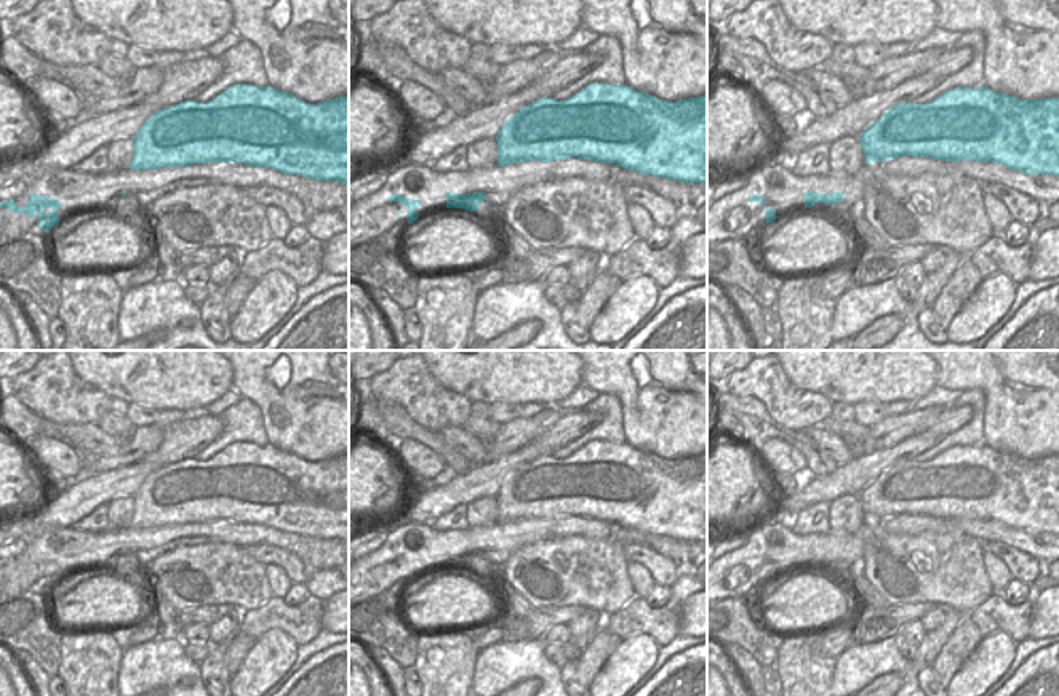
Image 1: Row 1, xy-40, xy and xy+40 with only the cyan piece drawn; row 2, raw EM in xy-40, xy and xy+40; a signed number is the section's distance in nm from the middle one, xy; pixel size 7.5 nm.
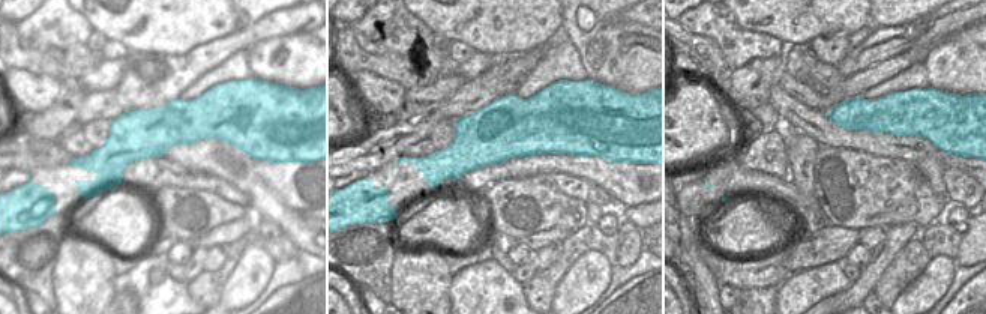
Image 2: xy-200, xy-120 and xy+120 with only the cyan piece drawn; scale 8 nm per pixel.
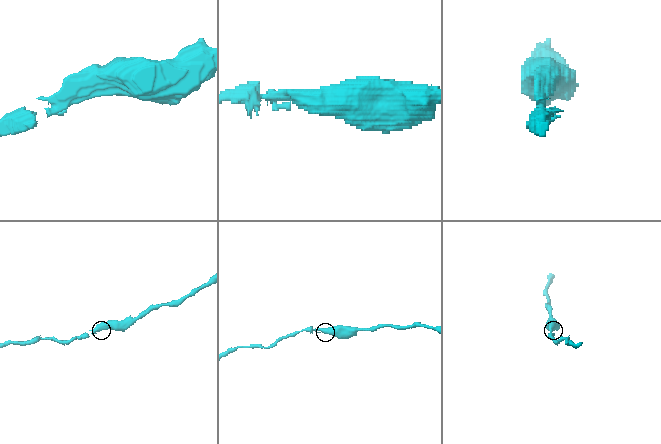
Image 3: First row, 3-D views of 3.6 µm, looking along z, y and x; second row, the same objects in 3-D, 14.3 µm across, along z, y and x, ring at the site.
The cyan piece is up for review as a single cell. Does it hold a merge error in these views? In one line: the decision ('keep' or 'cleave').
keep

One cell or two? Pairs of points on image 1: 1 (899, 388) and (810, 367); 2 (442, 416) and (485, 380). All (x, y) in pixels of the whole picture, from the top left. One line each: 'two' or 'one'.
1: one
2: two

